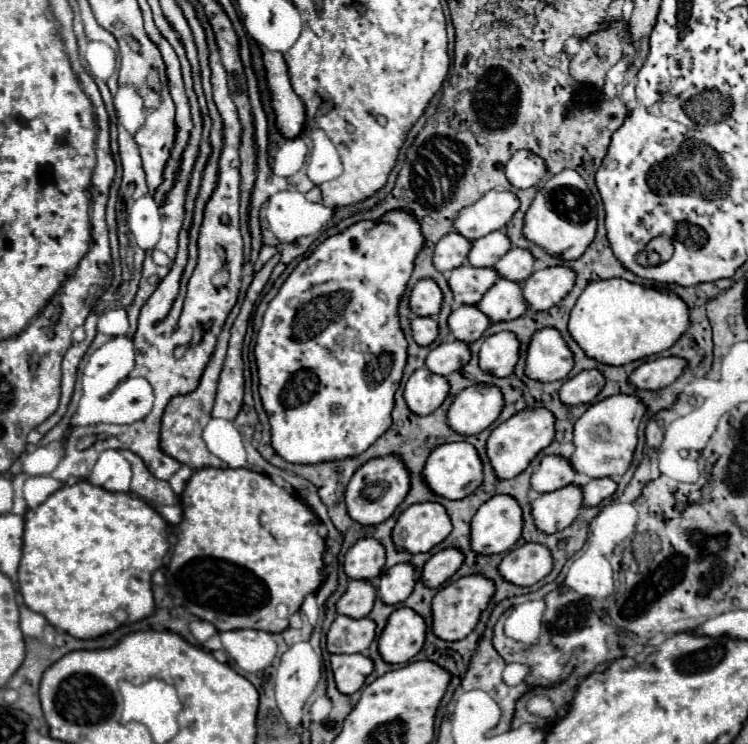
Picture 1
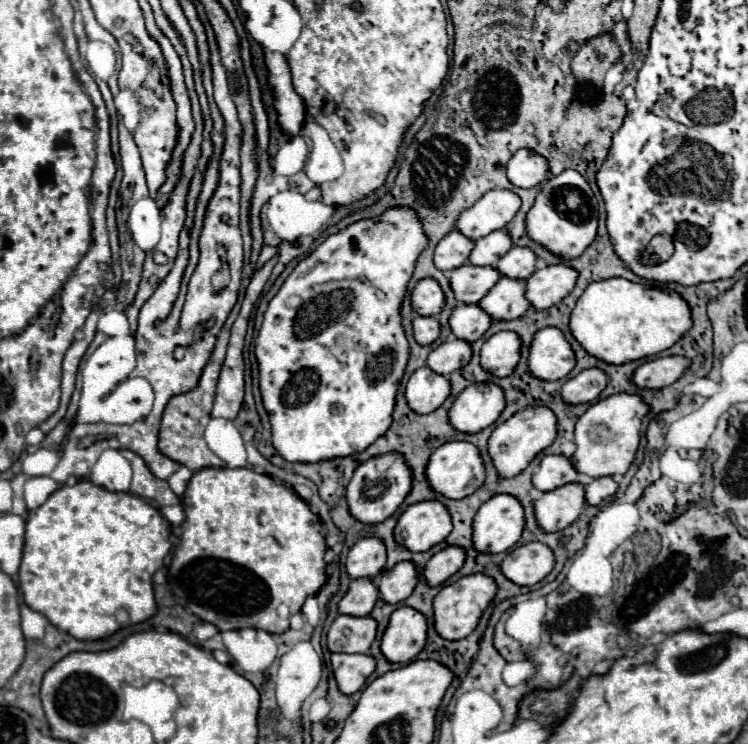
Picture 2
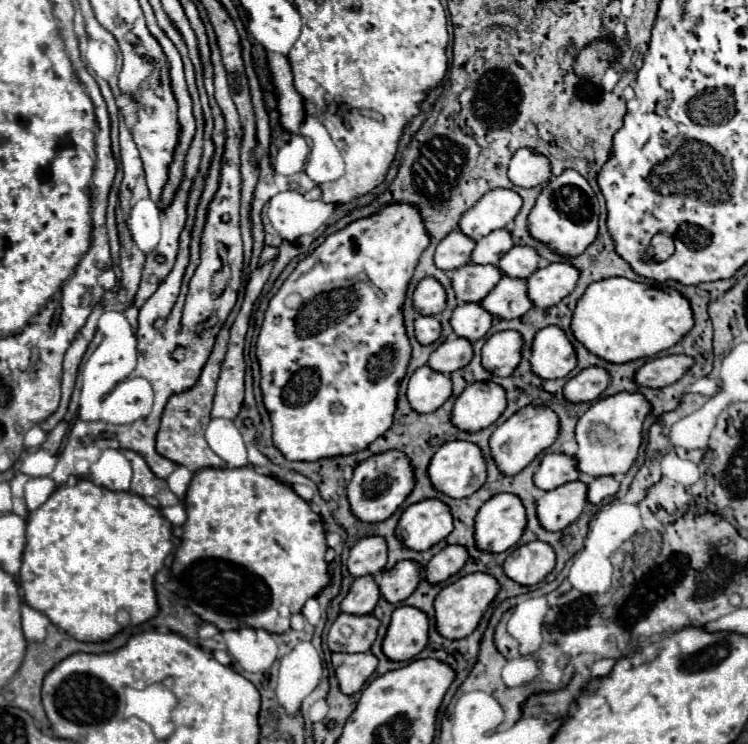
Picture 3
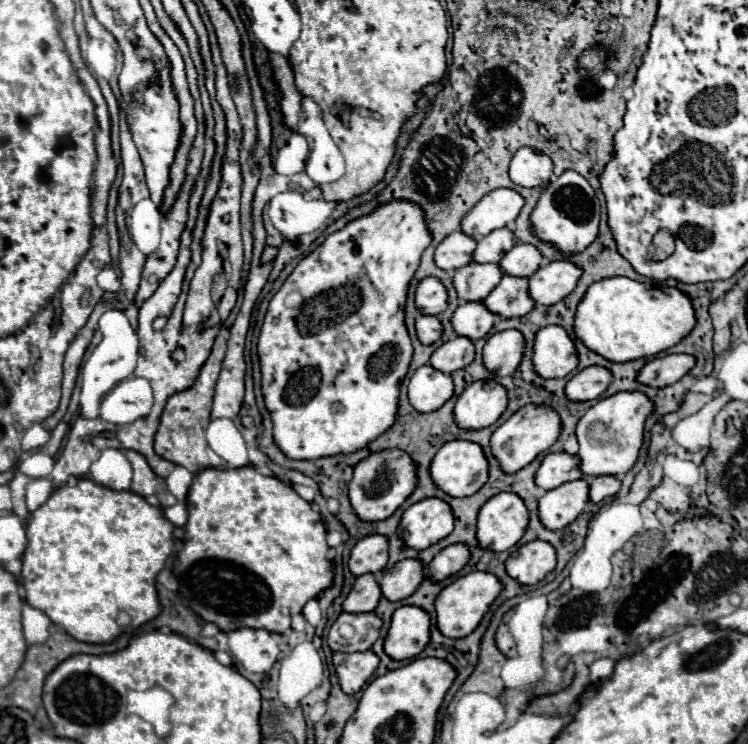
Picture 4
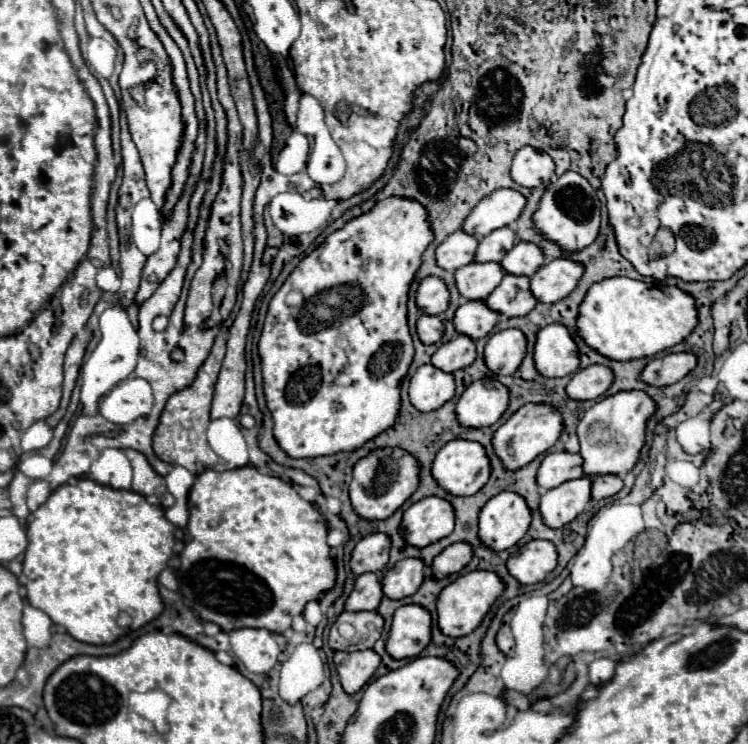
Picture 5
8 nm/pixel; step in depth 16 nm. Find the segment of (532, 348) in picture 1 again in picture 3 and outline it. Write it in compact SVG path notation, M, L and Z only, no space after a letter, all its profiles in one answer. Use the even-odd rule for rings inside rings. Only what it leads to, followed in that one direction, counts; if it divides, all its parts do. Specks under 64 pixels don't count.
M556 326L536 332L530 352L530 370L542 380L566 378L576 368L576 354L570 340Z

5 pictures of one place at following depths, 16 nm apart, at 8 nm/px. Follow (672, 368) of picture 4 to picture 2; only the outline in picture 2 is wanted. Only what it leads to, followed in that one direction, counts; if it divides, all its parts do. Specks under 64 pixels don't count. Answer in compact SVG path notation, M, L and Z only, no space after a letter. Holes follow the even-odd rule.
M682 356L656 358L656 360L650 360L650 362L644 362L632 374L632 384L636 384L638 388L658 390L658 388L674 384L684 374L684 370L688 366L690 366L690 360L682 358Z

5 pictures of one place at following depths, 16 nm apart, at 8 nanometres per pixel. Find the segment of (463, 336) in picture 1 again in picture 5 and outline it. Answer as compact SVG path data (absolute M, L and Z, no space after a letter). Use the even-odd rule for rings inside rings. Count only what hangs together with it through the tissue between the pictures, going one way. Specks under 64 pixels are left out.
M464 302L454 314L454 328L458 334L464 334L472 340L484 338L496 324L500 314L492 312L484 302Z

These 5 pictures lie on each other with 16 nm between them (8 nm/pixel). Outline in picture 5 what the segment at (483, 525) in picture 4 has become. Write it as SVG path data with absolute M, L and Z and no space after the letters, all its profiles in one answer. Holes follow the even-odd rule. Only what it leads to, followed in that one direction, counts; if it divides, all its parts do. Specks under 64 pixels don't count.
M500 492L490 498L478 516L478 538L496 552L512 548L528 530L530 512L516 492Z

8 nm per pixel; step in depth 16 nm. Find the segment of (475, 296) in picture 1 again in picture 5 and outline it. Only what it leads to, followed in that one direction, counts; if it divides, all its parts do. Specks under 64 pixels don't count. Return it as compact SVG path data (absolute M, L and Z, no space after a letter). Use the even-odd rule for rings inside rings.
M470 262L454 272L454 282L464 300L484 300L504 278L500 264Z

